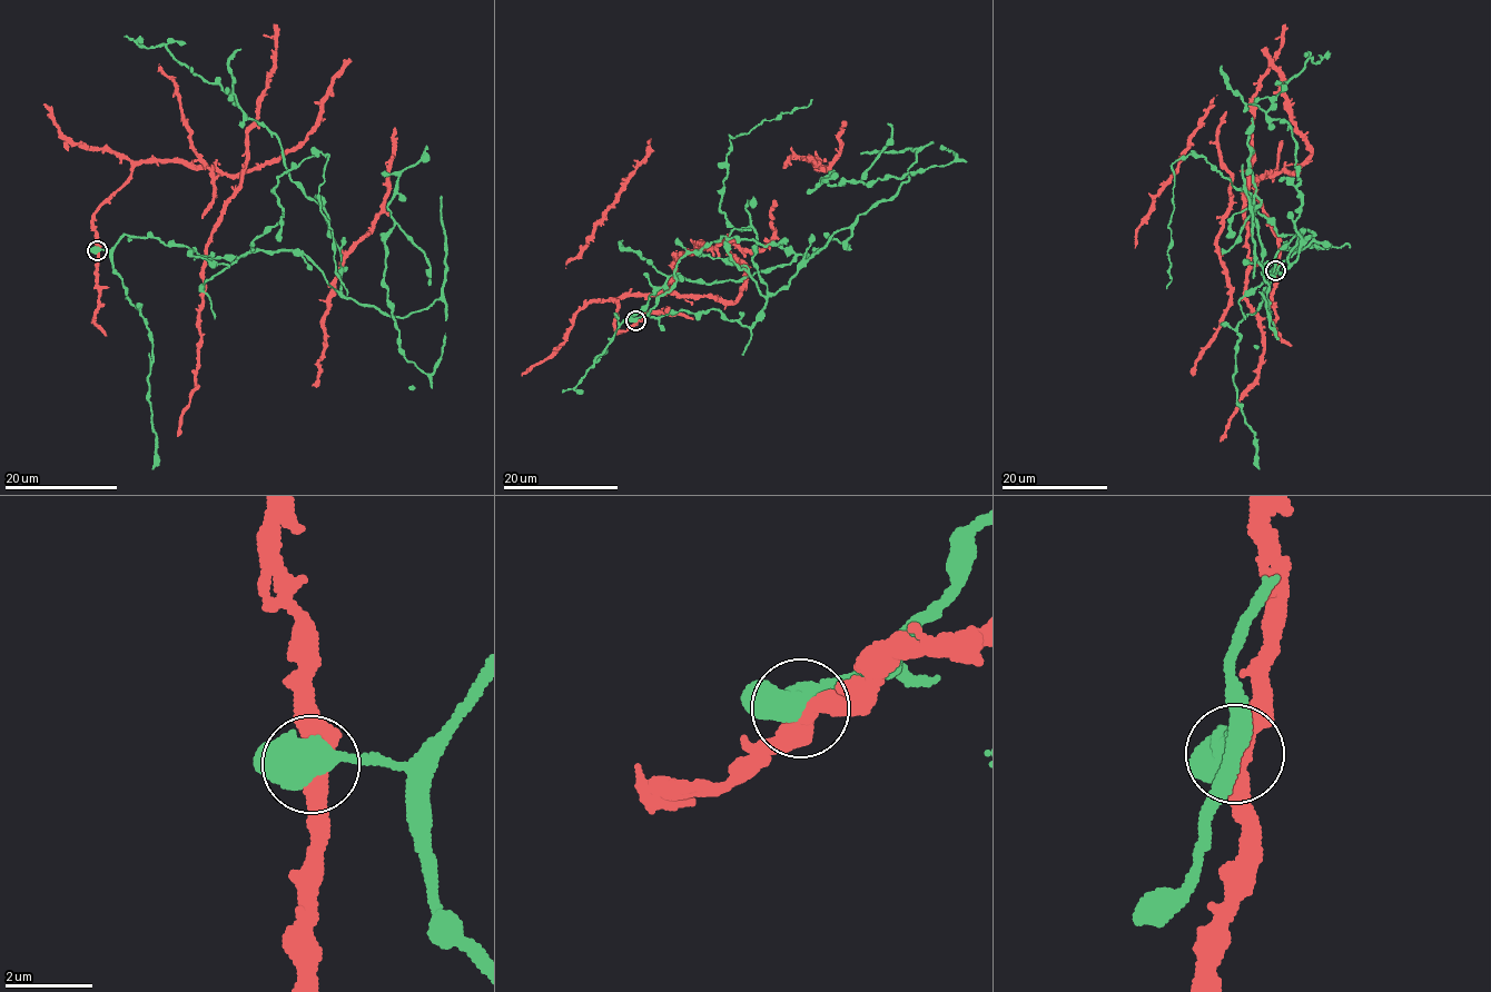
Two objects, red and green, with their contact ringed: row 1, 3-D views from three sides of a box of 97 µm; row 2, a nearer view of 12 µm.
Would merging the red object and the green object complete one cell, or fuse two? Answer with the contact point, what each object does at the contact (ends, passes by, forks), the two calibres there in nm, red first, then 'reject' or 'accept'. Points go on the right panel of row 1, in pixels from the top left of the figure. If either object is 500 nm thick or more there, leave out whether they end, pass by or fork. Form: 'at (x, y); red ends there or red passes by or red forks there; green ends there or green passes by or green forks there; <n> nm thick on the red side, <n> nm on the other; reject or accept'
at (1275, 270); 420 nm thick on the red side, 500 nm on the other; accept

